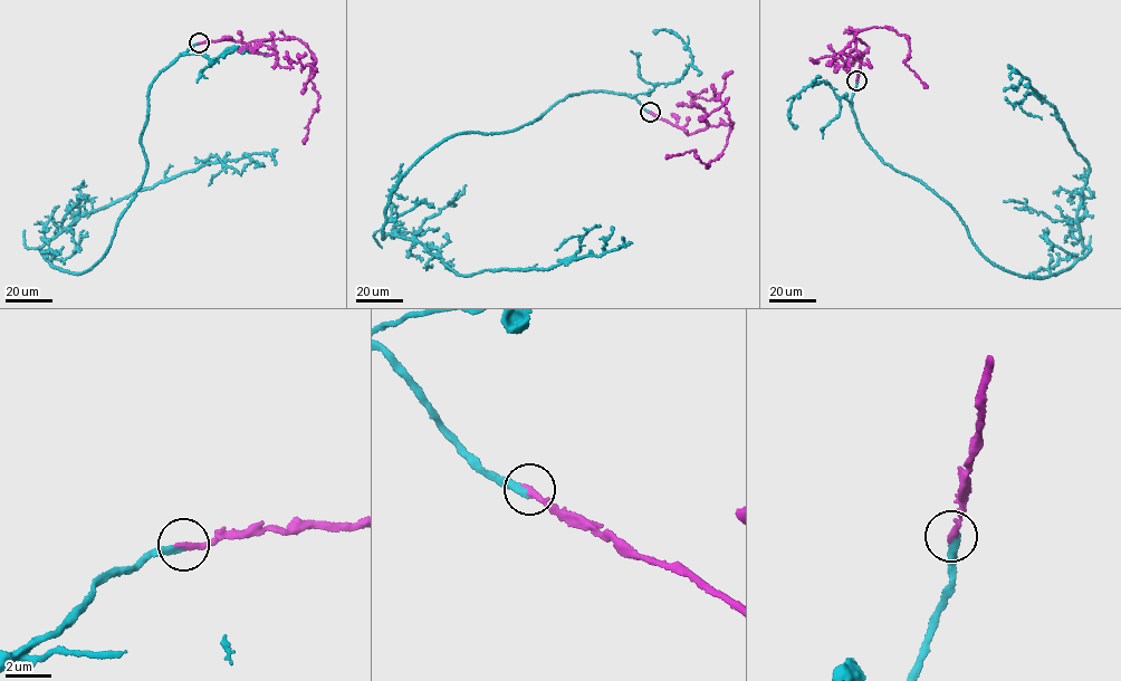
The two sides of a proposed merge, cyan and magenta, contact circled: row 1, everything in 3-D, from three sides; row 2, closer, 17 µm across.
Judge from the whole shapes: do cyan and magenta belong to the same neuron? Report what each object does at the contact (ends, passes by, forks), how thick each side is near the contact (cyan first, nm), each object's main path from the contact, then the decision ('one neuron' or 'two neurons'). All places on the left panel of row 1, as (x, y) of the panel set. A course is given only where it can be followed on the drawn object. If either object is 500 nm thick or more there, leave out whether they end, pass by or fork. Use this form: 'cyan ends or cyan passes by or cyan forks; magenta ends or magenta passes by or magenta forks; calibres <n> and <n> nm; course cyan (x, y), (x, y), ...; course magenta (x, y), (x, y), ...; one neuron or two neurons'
cyan ends; magenta ends; calibres 320 and 280 nm; course cyan (199, 42), (152, 85), (142, 182), (104, 255), (74, 275), (41, 252), (202, 164), (275, 163); course magenta (199, 42), (223, 39), (248, 45), (293, 37), (307, 47), (314, 63), (308, 78), (319, 97), (304, 143); one neuron

